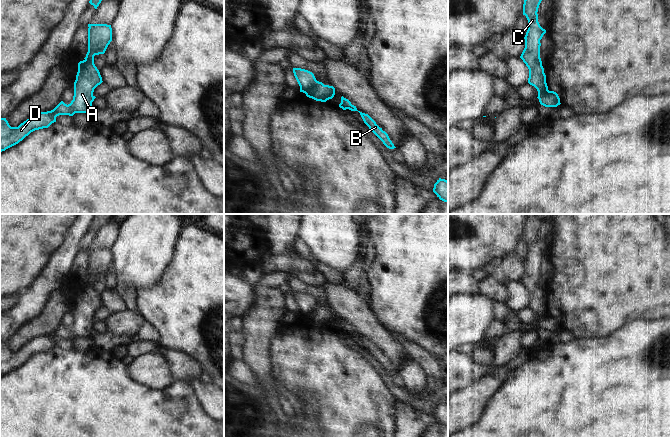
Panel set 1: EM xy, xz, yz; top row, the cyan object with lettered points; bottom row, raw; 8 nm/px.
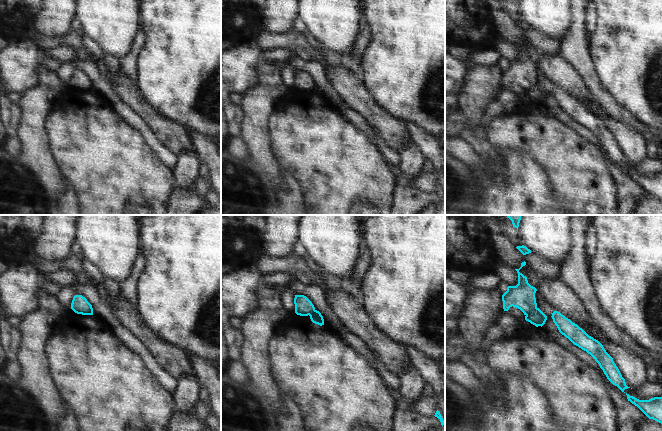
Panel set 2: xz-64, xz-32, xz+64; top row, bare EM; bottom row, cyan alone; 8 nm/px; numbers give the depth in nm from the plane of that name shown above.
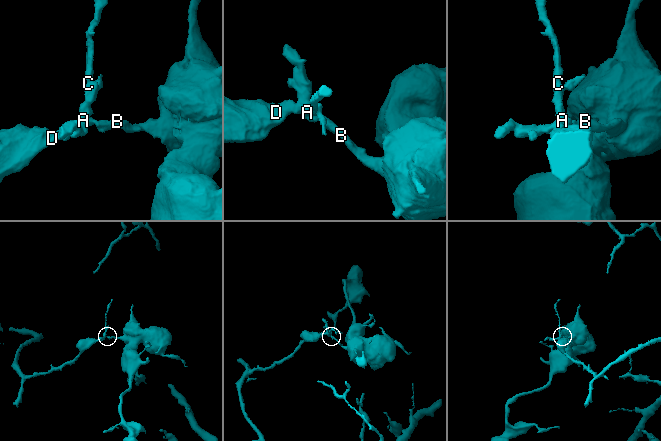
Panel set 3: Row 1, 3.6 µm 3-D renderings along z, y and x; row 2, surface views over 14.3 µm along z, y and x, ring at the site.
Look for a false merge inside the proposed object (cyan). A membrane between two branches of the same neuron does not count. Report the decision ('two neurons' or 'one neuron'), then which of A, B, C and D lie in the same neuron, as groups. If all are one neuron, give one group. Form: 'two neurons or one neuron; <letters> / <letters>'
two neurons; A C D / B

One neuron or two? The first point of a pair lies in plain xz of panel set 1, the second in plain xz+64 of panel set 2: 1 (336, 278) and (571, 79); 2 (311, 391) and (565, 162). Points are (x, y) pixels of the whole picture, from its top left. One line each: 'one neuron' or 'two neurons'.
1: two neurons
2: one neuron

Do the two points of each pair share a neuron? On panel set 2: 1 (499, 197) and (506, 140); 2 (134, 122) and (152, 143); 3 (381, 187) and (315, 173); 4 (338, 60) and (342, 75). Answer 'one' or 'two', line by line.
1: two
2: one
3: one
4: two

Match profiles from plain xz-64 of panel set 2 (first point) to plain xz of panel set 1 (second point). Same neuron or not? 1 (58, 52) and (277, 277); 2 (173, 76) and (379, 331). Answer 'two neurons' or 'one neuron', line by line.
1: one neuron
2: two neurons

